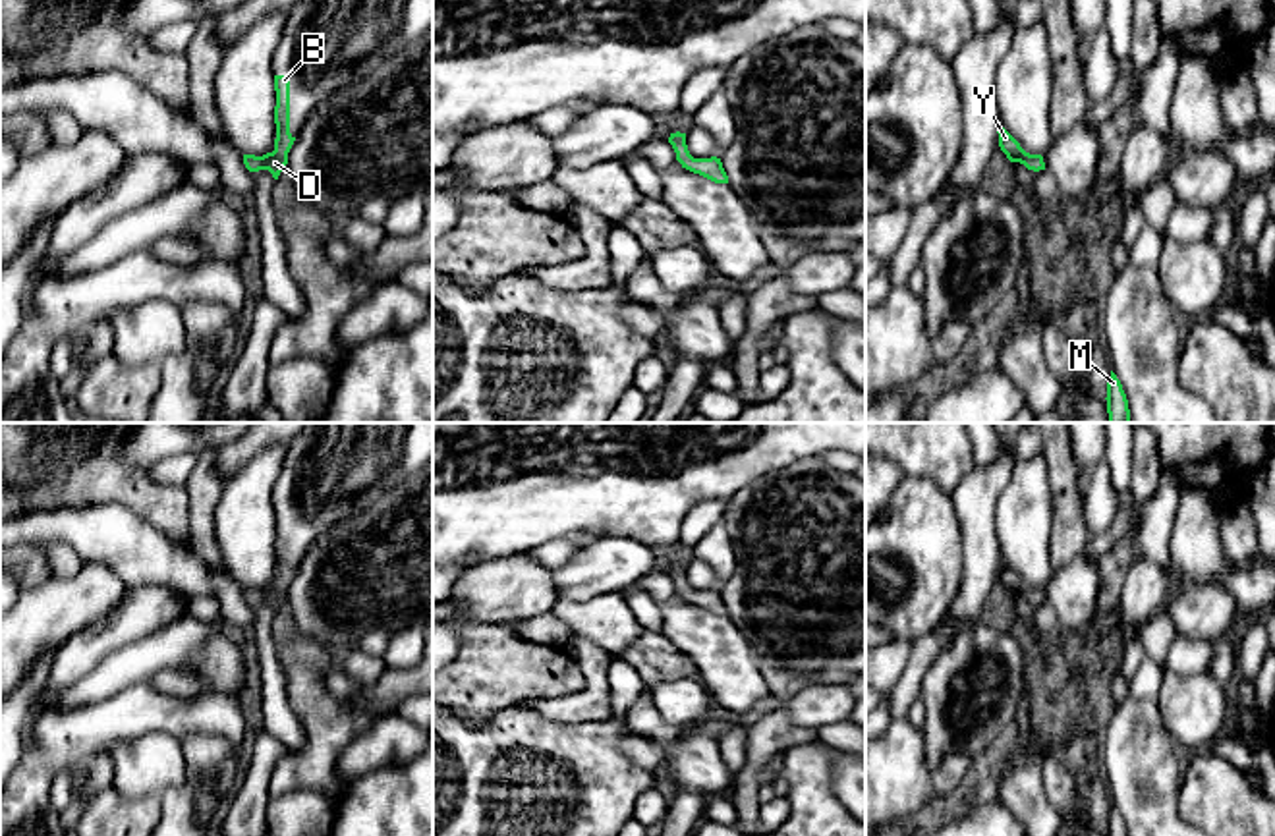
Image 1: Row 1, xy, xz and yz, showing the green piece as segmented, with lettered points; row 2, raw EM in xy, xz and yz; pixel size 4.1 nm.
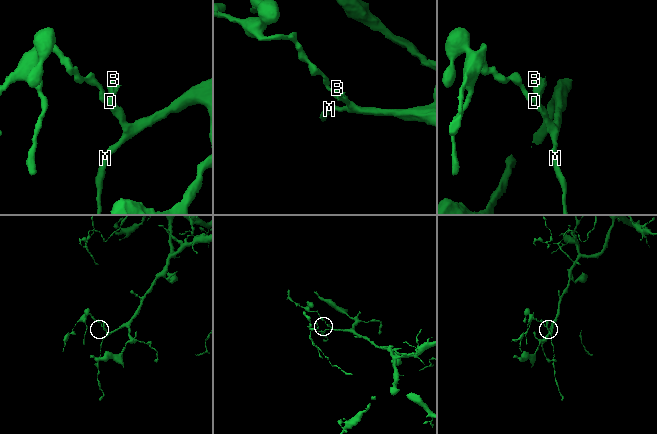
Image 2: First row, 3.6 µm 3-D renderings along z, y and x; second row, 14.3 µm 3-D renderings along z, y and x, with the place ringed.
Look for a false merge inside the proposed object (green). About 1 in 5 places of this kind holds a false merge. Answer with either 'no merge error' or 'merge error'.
no merge error

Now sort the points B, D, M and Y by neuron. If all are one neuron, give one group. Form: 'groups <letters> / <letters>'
groups B D M Y

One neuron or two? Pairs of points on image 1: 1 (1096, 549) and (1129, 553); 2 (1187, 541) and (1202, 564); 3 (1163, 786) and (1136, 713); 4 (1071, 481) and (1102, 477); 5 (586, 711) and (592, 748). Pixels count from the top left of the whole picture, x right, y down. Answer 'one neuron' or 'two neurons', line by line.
1: two neurons
2: one neuron
3: one neuron
4: two neurons
5: two neurons

